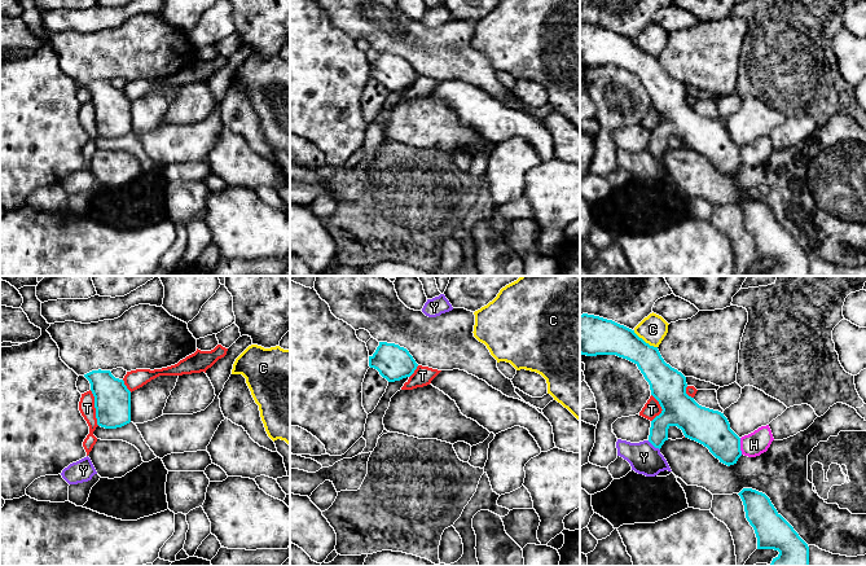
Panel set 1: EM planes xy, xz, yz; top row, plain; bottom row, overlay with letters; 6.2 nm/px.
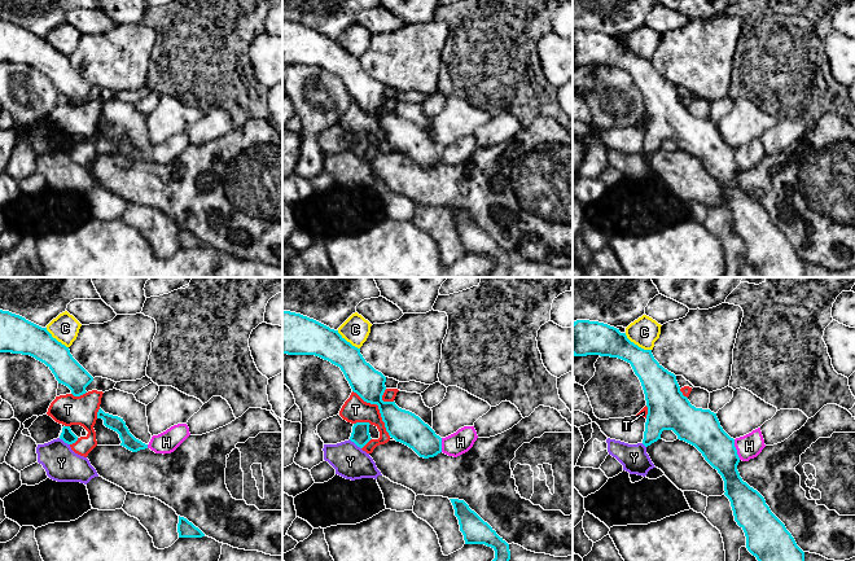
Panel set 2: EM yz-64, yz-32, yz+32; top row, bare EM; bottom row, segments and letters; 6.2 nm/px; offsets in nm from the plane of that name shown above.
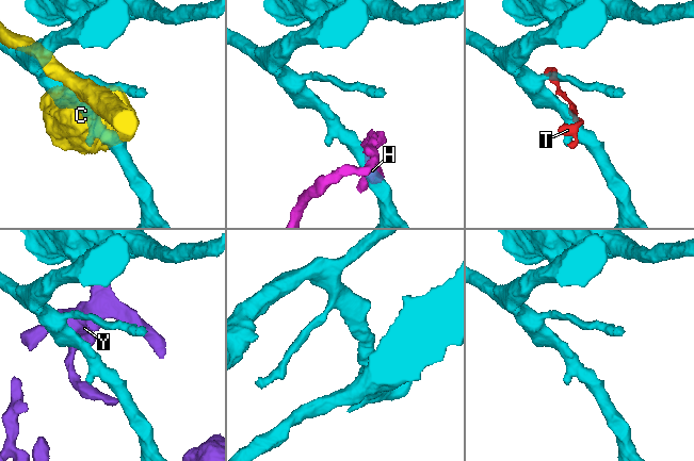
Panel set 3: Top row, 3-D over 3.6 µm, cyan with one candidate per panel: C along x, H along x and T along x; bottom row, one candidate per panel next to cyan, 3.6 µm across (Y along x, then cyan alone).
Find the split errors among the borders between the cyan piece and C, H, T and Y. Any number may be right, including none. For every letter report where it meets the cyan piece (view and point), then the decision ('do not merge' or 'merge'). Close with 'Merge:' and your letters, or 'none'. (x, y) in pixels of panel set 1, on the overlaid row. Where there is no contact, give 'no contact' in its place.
C: meets cyan in yz at (643, 341); do not merge
H: meets cyan in yz at (739, 446); do not merge
T: meets cyan in xy at (95, 407); do not merge
Y: meets cyan in yz at (654, 446); do not merge
Merge: none

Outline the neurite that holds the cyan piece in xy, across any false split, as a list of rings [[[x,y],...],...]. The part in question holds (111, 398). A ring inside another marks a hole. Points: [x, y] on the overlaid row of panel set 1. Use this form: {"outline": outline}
{"outline": [[[92,370],[84,377],[91,383],[91,391],[94,396],[94,408],[97,425],[105,429],[122,427],[131,422],[131,391],[123,379],[115,378],[110,370]]]}

